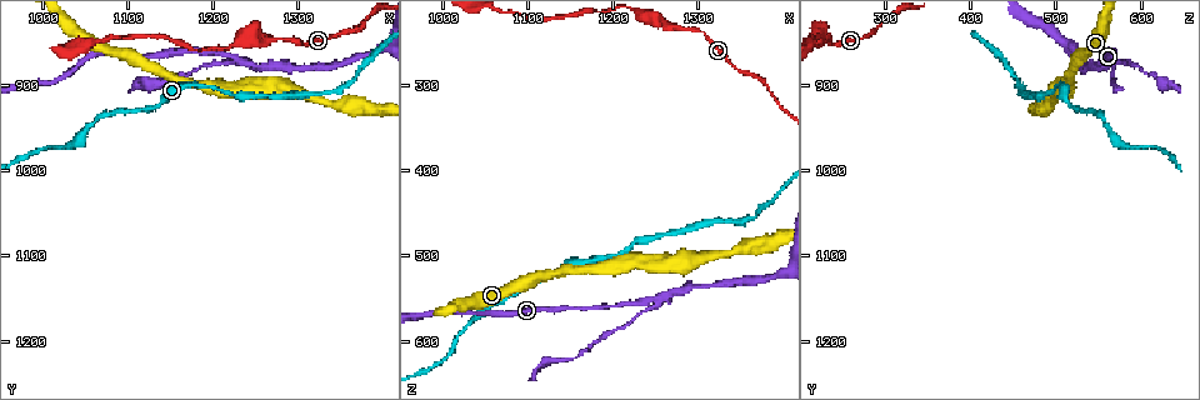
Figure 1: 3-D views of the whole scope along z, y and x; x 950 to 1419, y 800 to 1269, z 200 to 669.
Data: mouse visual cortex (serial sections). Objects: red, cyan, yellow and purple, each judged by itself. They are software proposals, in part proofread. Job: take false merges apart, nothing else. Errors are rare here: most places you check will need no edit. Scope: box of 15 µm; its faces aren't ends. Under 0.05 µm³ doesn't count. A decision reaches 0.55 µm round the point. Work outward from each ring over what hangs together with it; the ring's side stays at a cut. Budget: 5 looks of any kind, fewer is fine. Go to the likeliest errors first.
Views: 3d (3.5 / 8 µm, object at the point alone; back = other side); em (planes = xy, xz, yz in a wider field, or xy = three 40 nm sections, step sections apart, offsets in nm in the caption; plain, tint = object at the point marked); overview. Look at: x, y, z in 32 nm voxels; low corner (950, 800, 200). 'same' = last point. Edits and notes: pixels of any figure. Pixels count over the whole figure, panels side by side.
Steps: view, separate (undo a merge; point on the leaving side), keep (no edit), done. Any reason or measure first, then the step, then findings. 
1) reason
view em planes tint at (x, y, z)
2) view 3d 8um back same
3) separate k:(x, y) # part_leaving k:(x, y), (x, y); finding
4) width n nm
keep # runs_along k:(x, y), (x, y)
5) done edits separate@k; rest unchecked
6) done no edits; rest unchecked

arms run side by side
view 3d 8um at (1250, 875, 550)

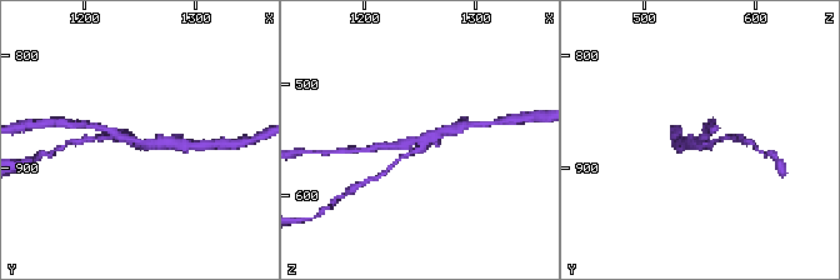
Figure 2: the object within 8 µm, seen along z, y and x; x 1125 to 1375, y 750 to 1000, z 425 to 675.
arms 3; arm_widths 150, 250, 250 nm
view em xy step 1 tint at (1246, 874, 548)

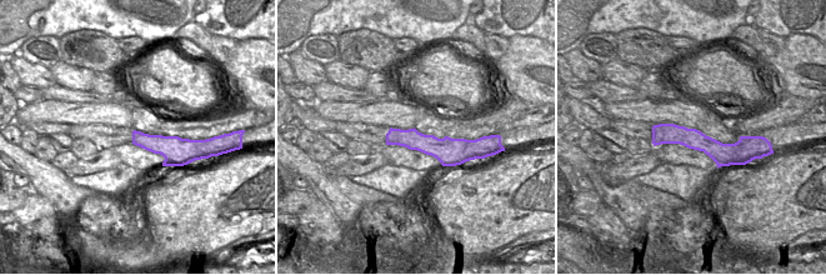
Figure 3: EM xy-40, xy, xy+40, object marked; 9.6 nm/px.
keep # runs_along 2:(385, 148), (450, 129); continuous, no second cell

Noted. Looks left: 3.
sudden change in width
view 3d 3.5um back at (1030, 970, 580)

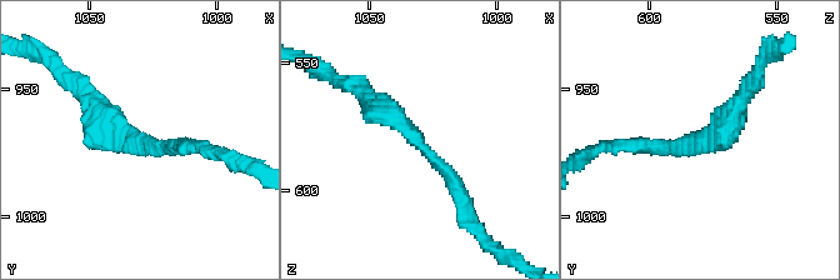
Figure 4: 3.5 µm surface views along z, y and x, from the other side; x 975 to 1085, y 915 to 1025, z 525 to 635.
arm_widths 150, 250 nm
view em xy step 5 tint at (1036, 969, 577)

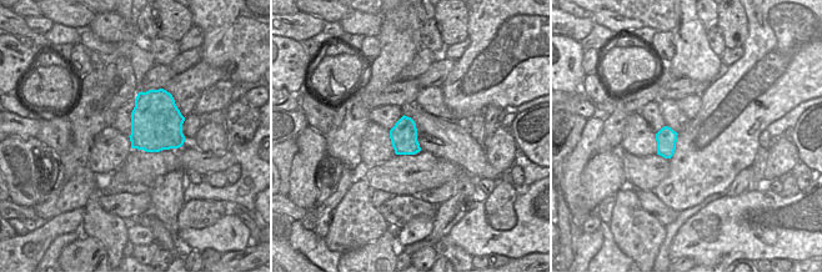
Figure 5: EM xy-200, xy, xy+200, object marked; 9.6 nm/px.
keep # runs_along 4:(365, 93), (450, 173), (458, 193); all the same cell

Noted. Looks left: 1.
done no edits; rest unchecked

